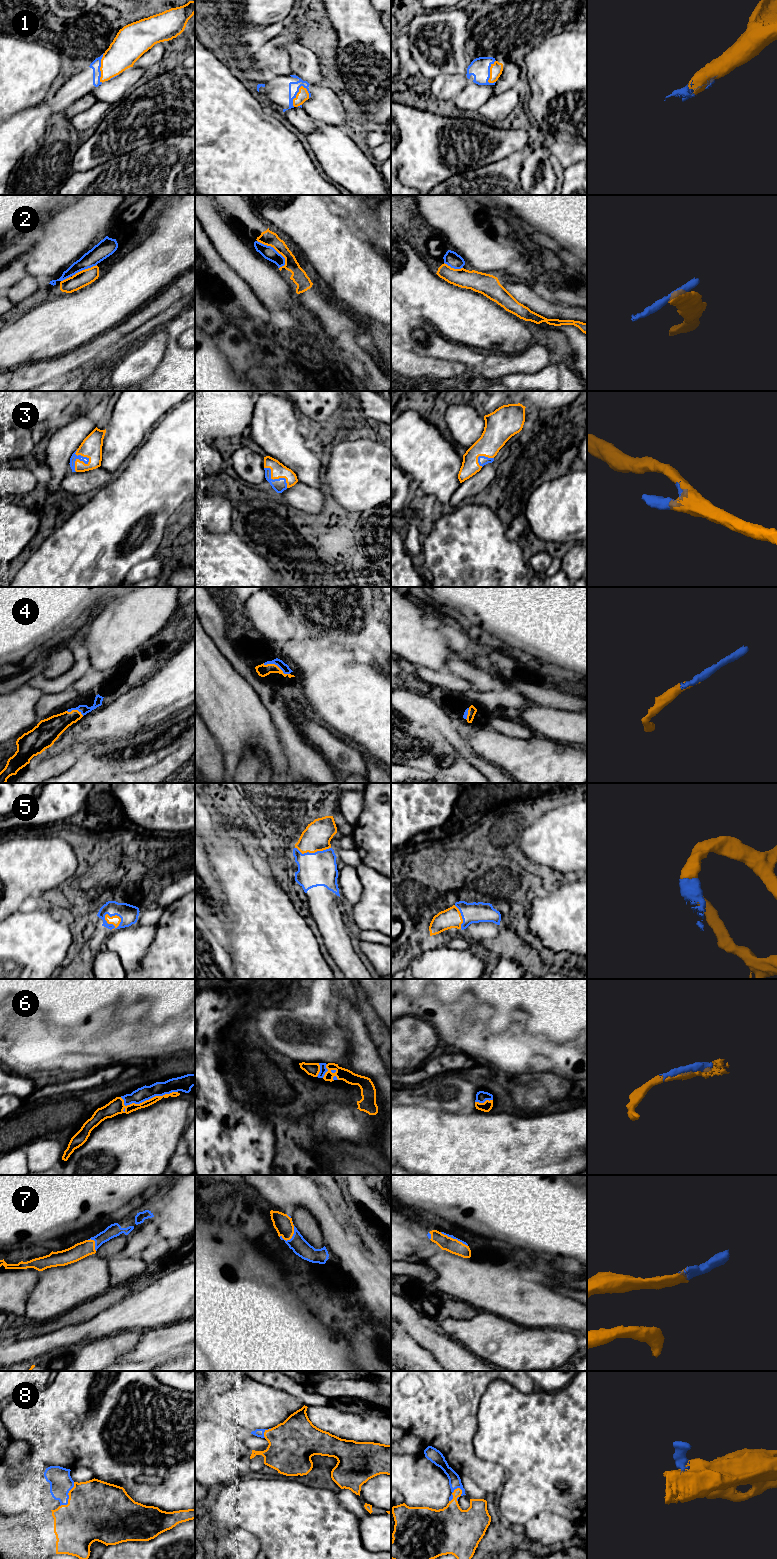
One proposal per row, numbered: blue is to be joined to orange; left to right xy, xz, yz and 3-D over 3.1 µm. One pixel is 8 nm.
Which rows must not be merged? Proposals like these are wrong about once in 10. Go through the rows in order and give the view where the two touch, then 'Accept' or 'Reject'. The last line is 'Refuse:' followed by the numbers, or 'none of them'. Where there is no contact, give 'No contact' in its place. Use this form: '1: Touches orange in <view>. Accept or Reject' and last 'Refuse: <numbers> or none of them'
1: Touches orange in xz. Accept
2: Touches orange in xz. Reject
3: Touches orange in xy. Accept
4: Touches orange in xz. Accept
5: Touches orange in xy. Accept
6: Touches orange in xy. Accept
7: Touches orange in xz. Accept
8: Touches orange in xy. Accept
Refuse: 2

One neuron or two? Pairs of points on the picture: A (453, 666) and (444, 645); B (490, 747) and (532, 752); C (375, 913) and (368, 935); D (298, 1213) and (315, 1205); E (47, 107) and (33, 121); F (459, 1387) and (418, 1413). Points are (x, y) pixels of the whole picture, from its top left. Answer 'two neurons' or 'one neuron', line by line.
A: two neurons
B: one neuron
C: two neurons
D: two neurons
E: one neuron
F: one neuron

